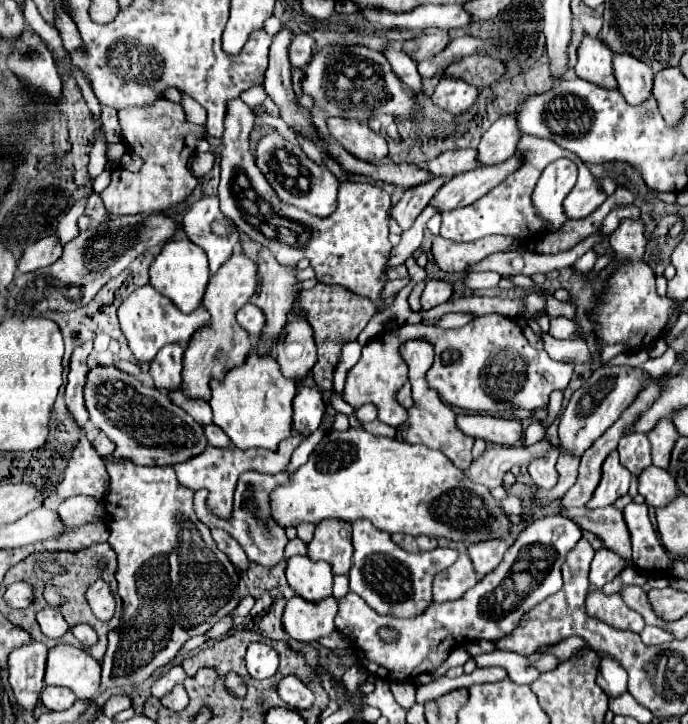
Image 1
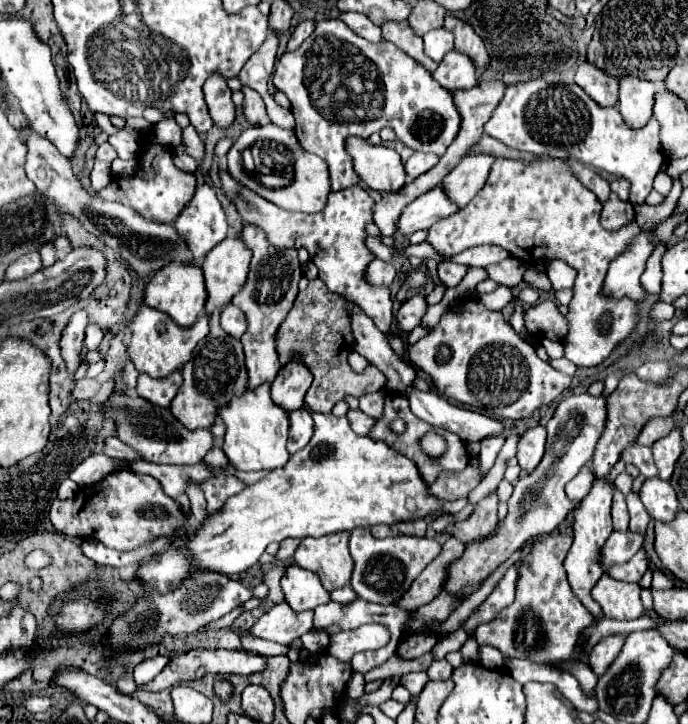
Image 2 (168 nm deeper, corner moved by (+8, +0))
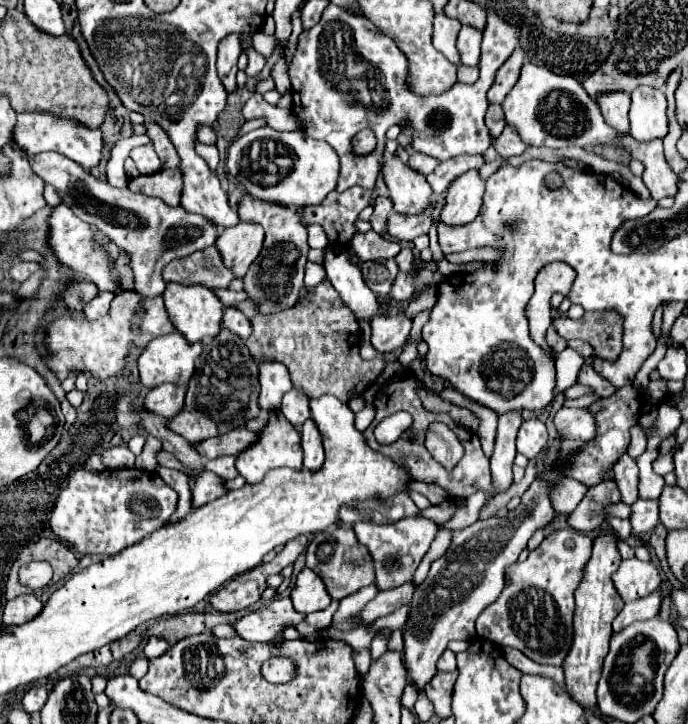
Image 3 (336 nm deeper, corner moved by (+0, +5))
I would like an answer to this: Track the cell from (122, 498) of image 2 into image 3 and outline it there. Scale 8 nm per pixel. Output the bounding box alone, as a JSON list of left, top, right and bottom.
[50,469,176,557]

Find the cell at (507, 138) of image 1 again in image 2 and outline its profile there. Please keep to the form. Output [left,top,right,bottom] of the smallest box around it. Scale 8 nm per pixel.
[440,154,494,208]

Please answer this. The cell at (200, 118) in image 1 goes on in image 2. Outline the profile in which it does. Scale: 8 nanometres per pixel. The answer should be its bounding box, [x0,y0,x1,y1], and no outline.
[182,126,204,166]

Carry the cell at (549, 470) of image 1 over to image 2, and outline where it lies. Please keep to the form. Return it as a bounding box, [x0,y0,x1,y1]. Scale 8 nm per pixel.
[516,426,546,472]

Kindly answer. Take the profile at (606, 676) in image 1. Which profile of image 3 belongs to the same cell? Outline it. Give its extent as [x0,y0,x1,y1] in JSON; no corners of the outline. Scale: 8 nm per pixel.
[612,589,662,633]

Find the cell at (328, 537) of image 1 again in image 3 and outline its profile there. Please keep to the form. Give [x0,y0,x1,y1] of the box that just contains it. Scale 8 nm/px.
[306,525,374,599]

